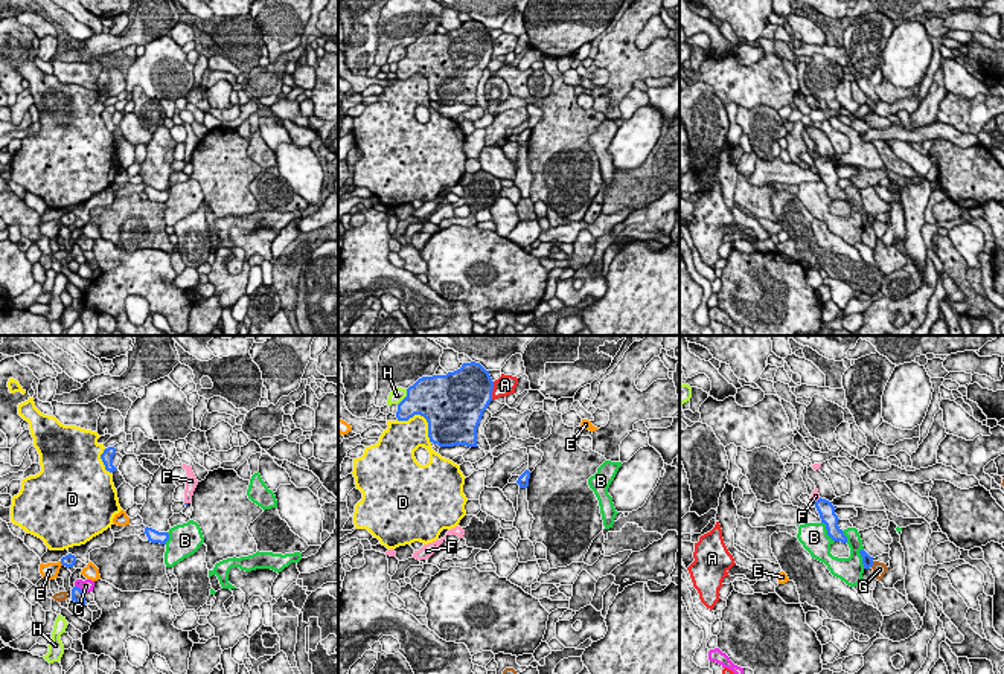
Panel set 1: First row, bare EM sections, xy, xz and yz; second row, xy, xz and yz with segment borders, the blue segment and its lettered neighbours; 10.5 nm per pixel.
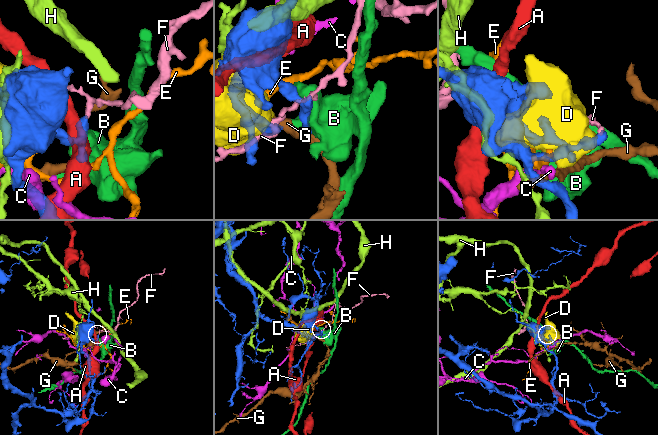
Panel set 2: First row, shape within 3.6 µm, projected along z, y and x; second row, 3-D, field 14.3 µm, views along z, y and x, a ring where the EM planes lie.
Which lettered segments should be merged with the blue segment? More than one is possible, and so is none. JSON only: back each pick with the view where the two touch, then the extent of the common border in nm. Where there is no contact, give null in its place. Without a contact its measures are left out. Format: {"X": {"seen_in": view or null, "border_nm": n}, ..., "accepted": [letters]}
{"accepted": []}

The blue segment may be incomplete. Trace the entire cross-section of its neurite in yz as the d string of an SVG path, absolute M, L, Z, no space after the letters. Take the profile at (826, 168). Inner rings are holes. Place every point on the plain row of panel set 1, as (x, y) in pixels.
M820 156L814 163L820 172L821 181L826 183L827 194L833 200L847 201L847 195L844 194L843 188L838 185L839 177L835 172L835 165L832 163L832 160Z

